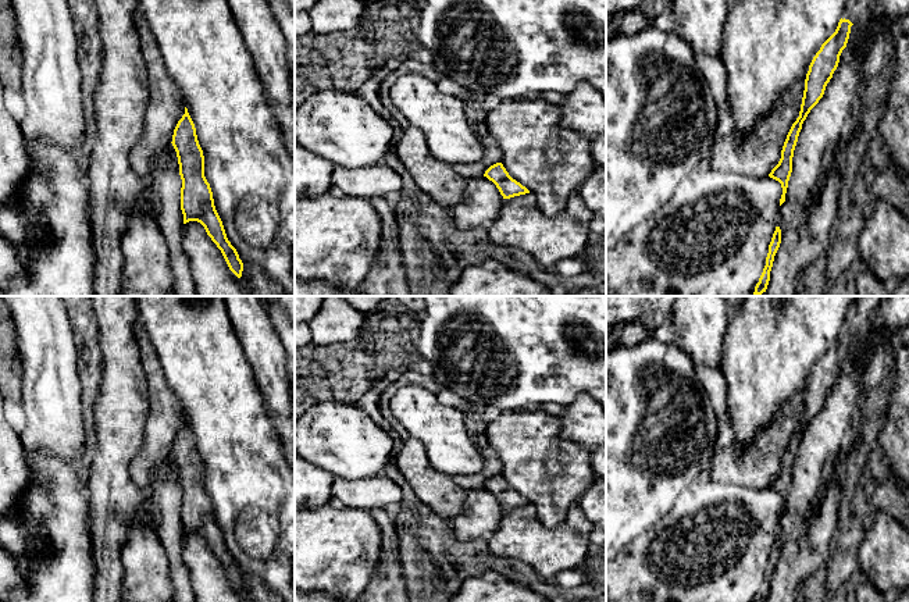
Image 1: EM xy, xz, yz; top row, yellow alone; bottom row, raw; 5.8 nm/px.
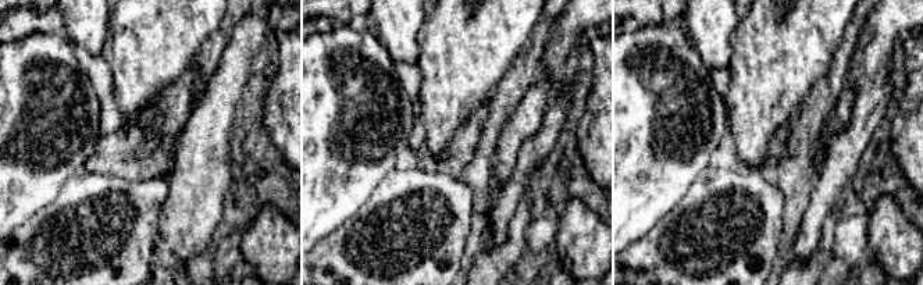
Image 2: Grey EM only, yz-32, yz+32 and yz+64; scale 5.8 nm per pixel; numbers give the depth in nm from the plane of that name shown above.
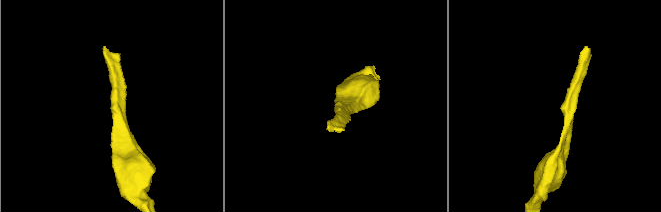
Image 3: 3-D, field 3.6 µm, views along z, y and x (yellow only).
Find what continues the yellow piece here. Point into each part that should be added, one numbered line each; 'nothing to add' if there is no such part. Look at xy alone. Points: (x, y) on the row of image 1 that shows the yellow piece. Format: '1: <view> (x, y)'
1: xy (166, 107)

